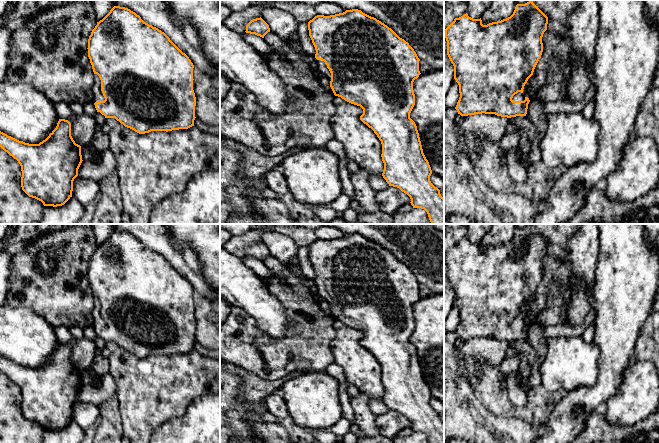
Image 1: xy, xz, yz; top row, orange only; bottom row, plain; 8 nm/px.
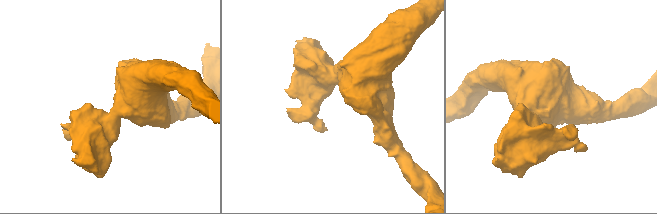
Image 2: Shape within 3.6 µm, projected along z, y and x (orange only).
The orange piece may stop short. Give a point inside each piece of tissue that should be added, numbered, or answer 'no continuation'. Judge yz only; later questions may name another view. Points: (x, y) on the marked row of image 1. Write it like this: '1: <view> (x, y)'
1: yz (519, 96)

